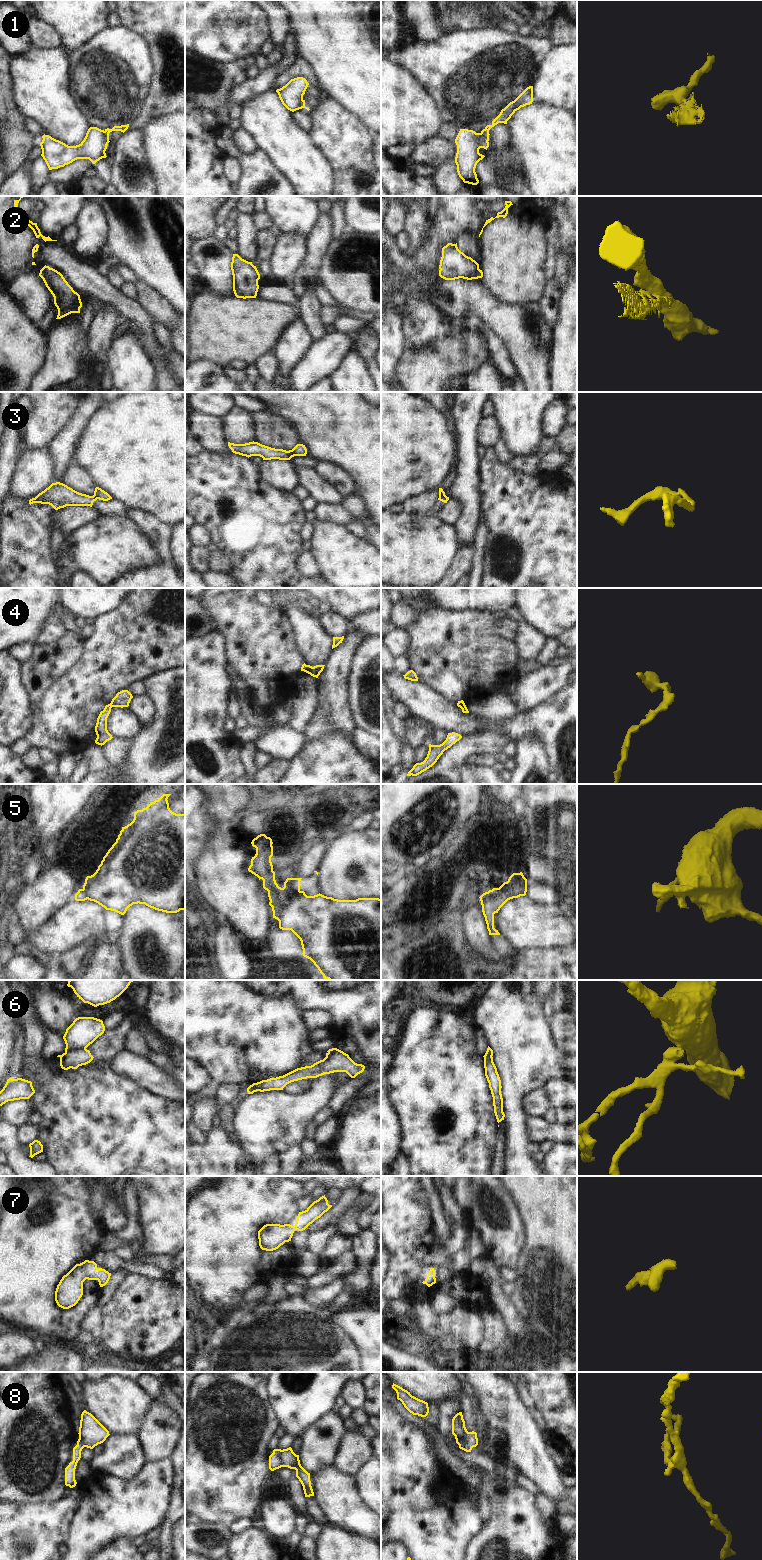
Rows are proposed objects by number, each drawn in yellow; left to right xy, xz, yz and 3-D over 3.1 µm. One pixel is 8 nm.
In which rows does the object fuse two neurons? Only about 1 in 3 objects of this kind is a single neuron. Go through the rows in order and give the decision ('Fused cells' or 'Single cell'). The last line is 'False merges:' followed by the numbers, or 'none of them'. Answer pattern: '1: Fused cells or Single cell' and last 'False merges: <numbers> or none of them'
1: Fused cells
2: Fused cells
3: Fused cells
4: Fused cells
5: Fused cells
6: Fused cells
7: Single cell
8: Fused cells
False merges: 1, 2, 3, 4, 5, 6, 8

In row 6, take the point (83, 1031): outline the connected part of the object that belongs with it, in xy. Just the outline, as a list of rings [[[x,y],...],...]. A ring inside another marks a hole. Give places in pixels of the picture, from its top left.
[[[78,1017],[66,1029],[63,1039],[65,1052],[73,1049],[86,1049],[105,1031],[103,1021],[94,1017]]]

